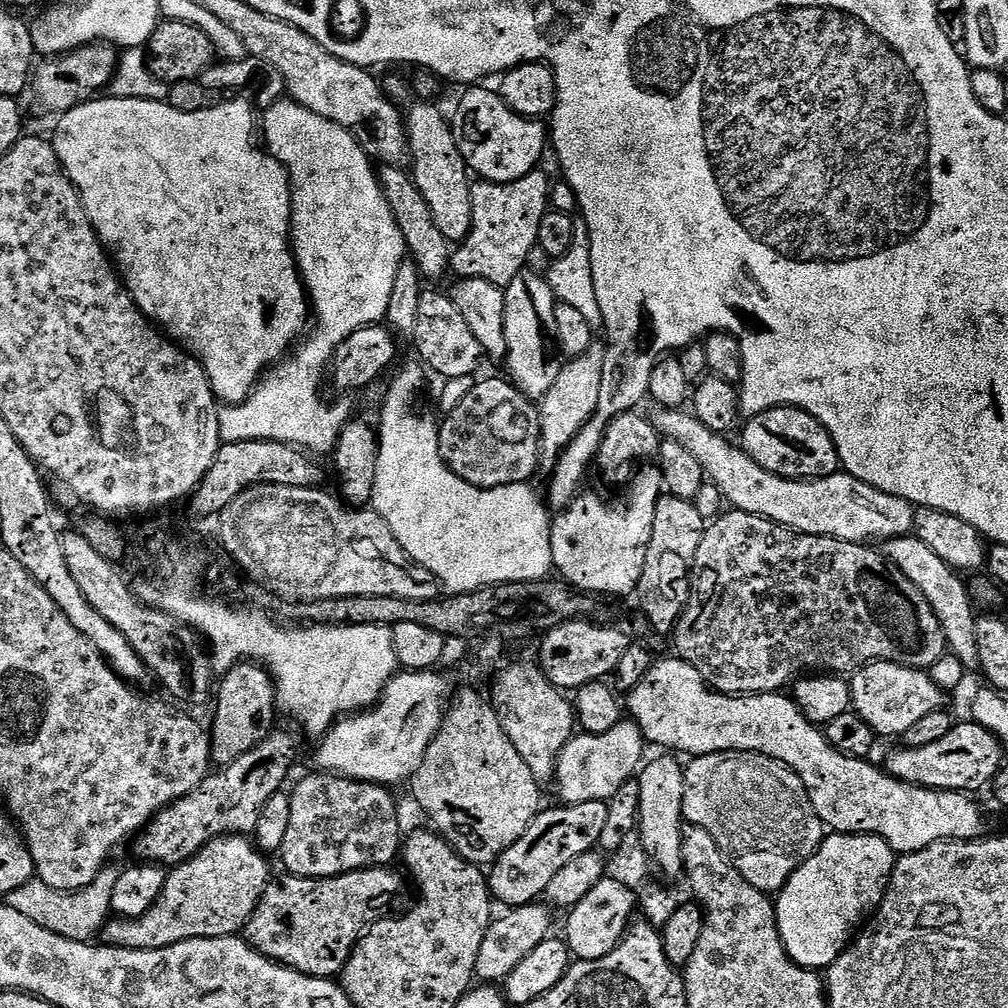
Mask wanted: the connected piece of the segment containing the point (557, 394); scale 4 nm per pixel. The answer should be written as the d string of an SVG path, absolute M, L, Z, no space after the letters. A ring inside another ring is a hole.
M593 342L586 354L569 359L564 369L558 374L558 382L550 386L550 390L539 401L541 418L540 451L543 459L555 462L560 459L561 452L574 442L578 430L590 422L596 413L598 396L602 391L602 374L608 361L608 350L603 343Z

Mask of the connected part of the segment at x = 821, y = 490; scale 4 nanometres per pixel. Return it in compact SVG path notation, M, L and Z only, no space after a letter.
M665 408L663 410L657 411L657 416L654 416L654 423L656 425L656 429L661 434L661 437L673 440L674 442L682 443L686 449L690 450L692 454L697 458L698 462L701 463L702 470L704 471L705 477L709 481L712 480L716 483L716 488L721 492L722 495L725 496L726 499L729 500L731 507L735 509L737 512L749 512L750 514L754 514L755 516L761 516L762 518L766 518L767 520L772 520L776 524L781 524L782 526L786 526L787 528L792 528L796 532L801 532L802 534L810 534L811 536L833 536L834 538L838 538L839 540L845 540L846 542L854 542L855 544L863 544L865 542L876 542L872 540L881 540L881 542L887 542L892 540L896 536L906 536L909 535L916 527L916 513L917 509L908 501L906 498L898 498L894 494L886 494L882 490L878 490L874 486L870 486L866 482L862 482L858 478L854 478L853 476L849 476L847 472L841 470L839 472L834 473L833 476L819 476L818 478L814 478L813 480L791 480L790 478L786 478L785 476L779 476L778 474L770 474L770 470L764 470L762 466L758 466L758 462L754 462L754 458L750 458L747 454L744 453L743 447L734 445L728 441L729 437L727 435L715 432L714 430L710 430L707 426L703 424L703 422L698 419L696 415L694 415L691 411L681 410L678 408Z

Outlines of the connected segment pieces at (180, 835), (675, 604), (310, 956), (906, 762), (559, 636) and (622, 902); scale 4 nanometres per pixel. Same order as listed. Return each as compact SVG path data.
M273 730L254 750L232 764L213 771L205 778L202 790L176 800L158 812L135 837L136 860L149 865L175 866L197 856L220 836L247 836L260 824L268 803L288 780L288 771L296 760L300 740L288 732Z
M661 495L654 514L654 534L646 554L646 566L638 589L644 616L660 632L675 633L676 624L688 603L690 577L696 567L698 546L704 537L706 519L690 500Z
M363 868L321 880L281 875L281 880L273 879L262 894L246 925L246 939L257 952L295 972L339 977L361 936L381 919L380 911L403 890L405 877L394 869Z
M966 720L964 724L953 725L950 733L939 742L916 748L898 748L884 766L892 776L906 784L974 794L997 776L1004 760L1002 748L1003 743L992 732L976 721Z
M571 620L543 633L538 663L544 677L568 694L611 677L618 662L622 662L622 654L634 644L634 640L614 625L612 622L598 624L590 620Z
M605 878L582 898L582 902L575 904L567 913L568 936L566 943L569 951L576 960L597 960L606 958L620 944L628 934L628 929L633 923L634 915L638 912L638 896L626 886L622 886L614 878Z

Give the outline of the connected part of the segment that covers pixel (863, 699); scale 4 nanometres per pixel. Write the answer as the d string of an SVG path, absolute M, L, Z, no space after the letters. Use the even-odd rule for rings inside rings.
M888 660L873 661L859 669L851 679L853 709L870 722L877 735L901 737L927 714L945 704L945 691L932 681L925 669L908 668ZM855 677L855 678L854 678Z

